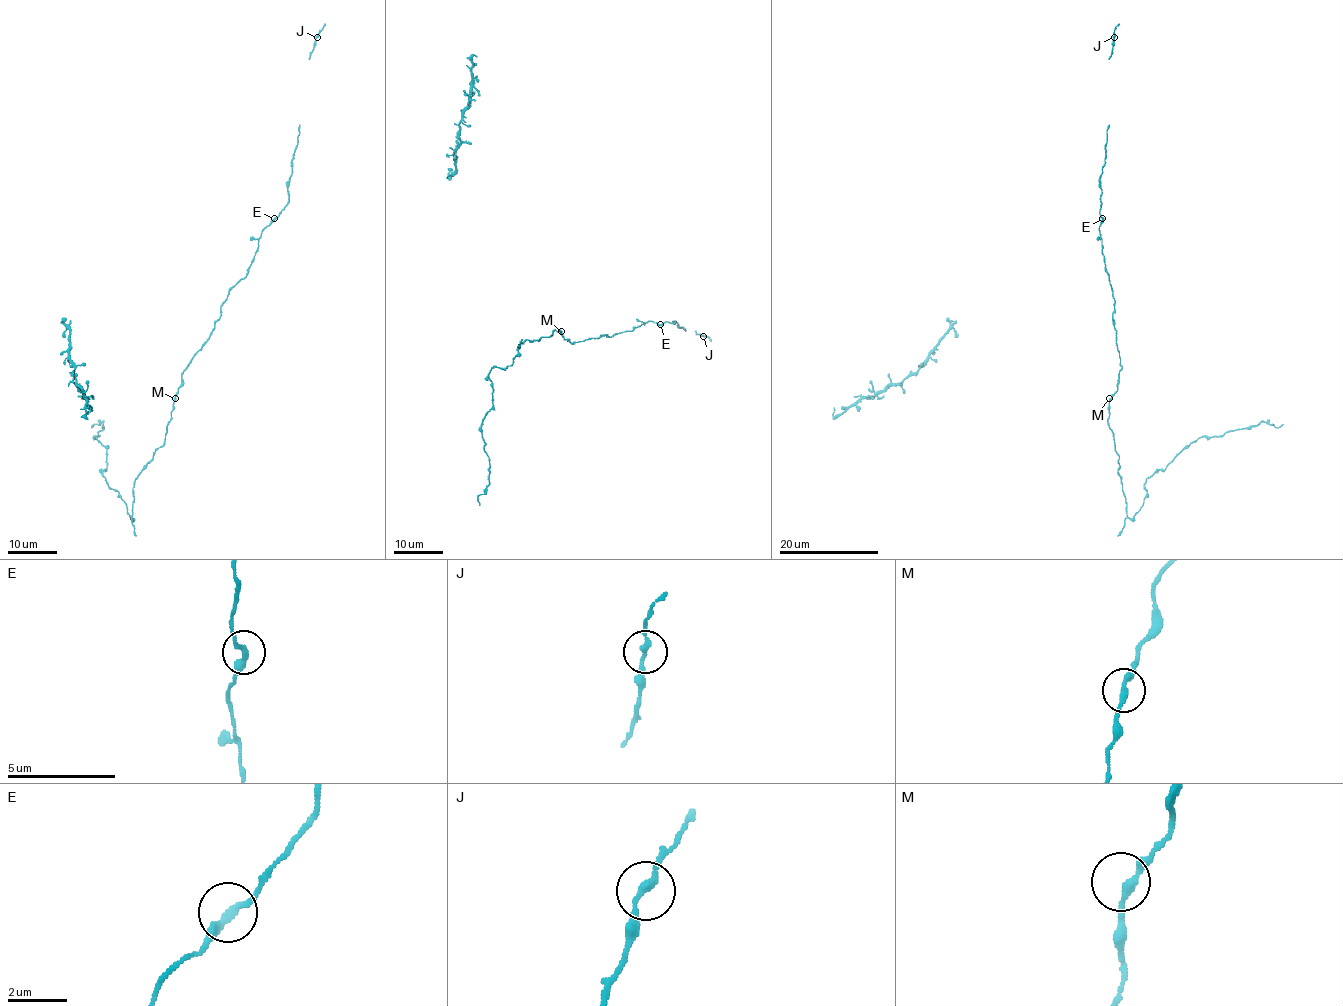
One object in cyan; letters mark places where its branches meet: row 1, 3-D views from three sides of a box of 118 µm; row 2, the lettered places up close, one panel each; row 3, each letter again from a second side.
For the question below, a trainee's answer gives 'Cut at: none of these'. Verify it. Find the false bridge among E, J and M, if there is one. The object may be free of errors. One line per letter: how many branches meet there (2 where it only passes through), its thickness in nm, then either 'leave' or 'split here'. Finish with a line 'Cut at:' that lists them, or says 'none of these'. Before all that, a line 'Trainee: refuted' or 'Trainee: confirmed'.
Trainee: confirmed
E: branches 2; calibre 260 nm; leave
J: branches 2; calibre 240 nm; leave
M: branches 2; calibre 240 nm; leave
Cut at: none of these

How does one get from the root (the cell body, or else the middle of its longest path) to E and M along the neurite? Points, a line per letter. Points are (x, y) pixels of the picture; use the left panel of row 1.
E: (183, 372), (209, 336), (228, 292), (246, 274), (258, 248), (258, 238), (274, 218)
M: (183, 372), (175, 398)

